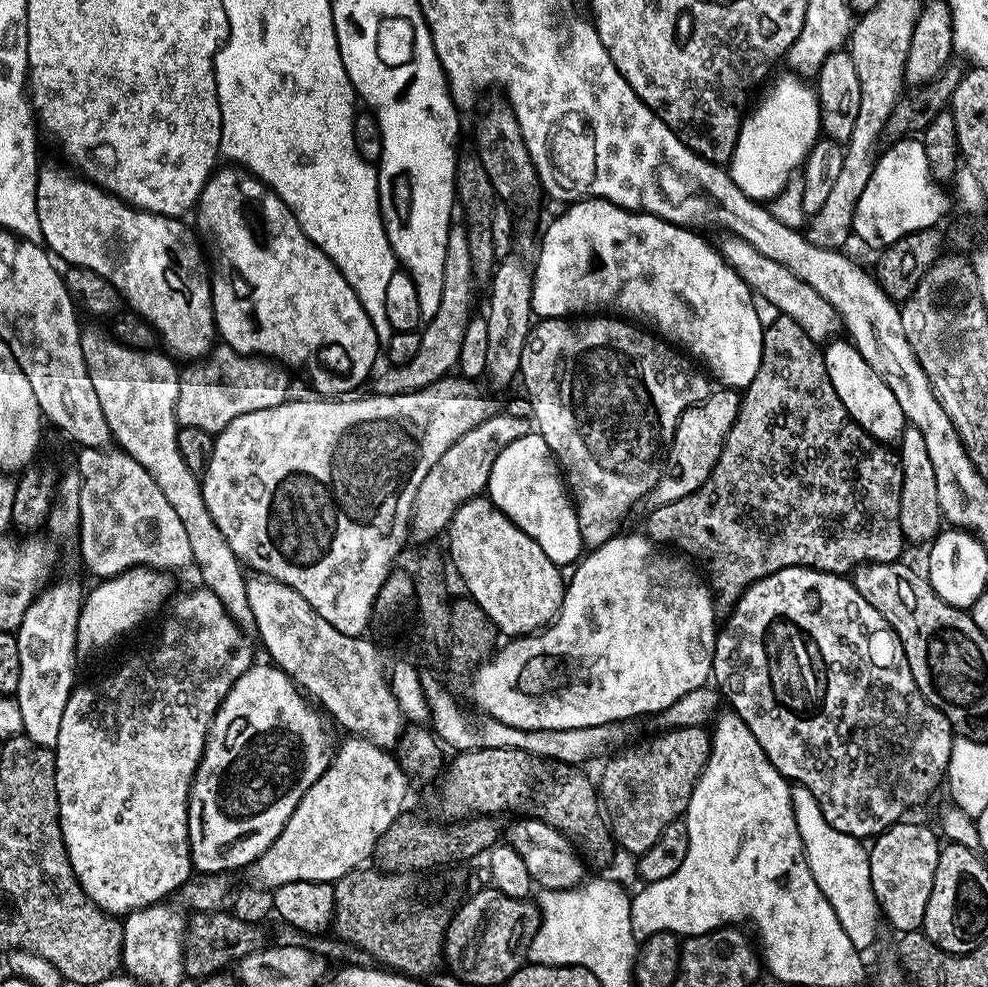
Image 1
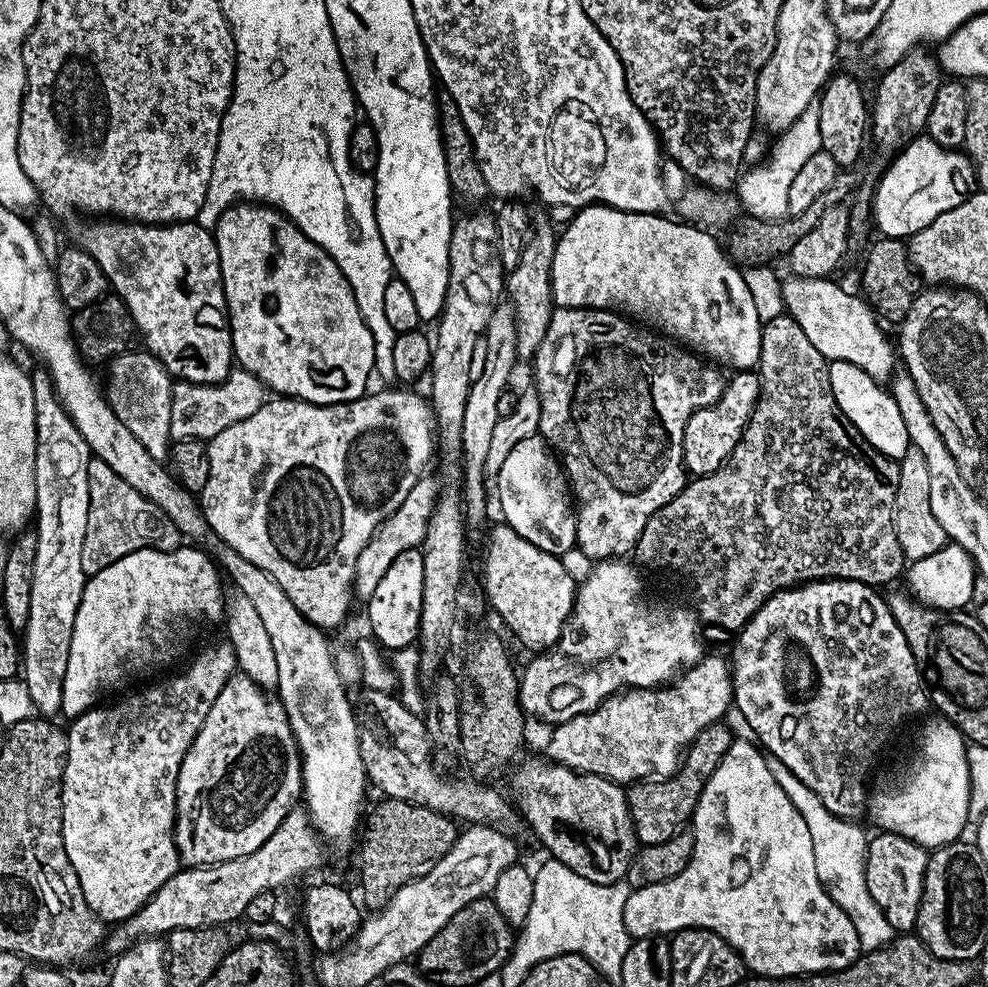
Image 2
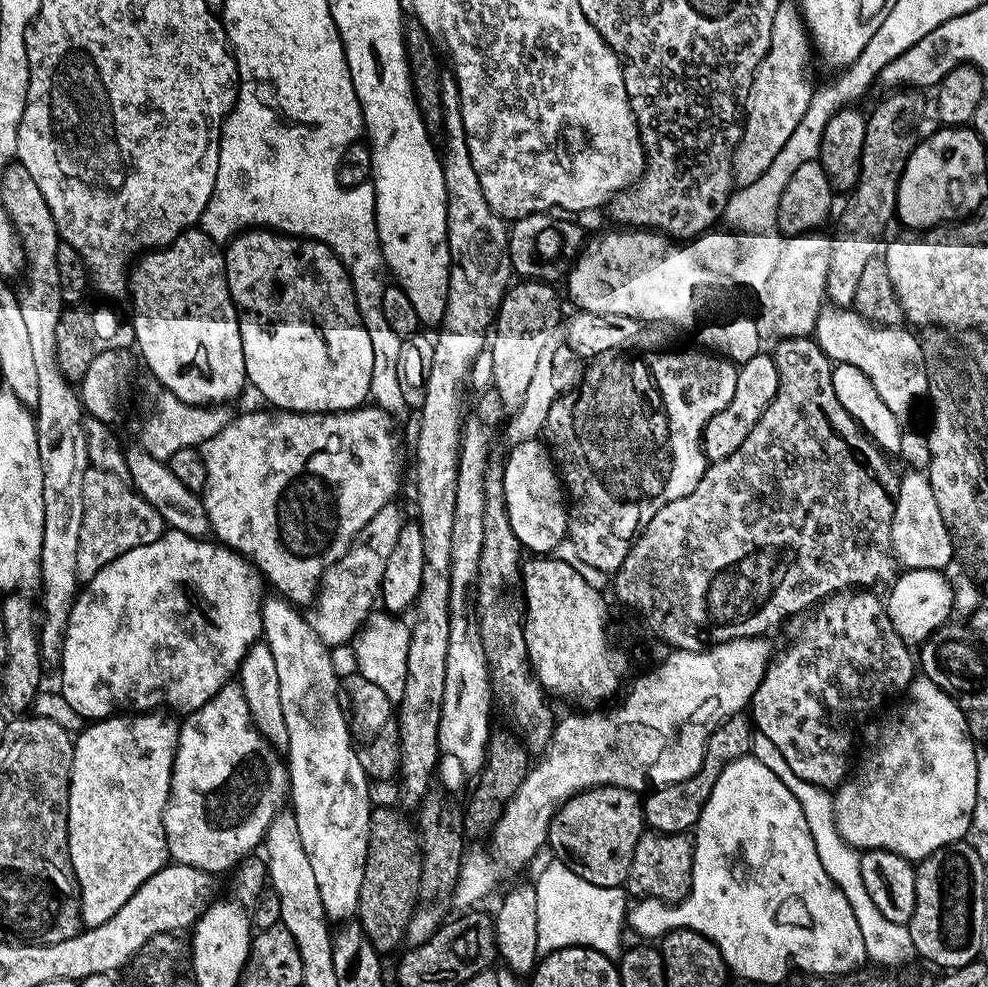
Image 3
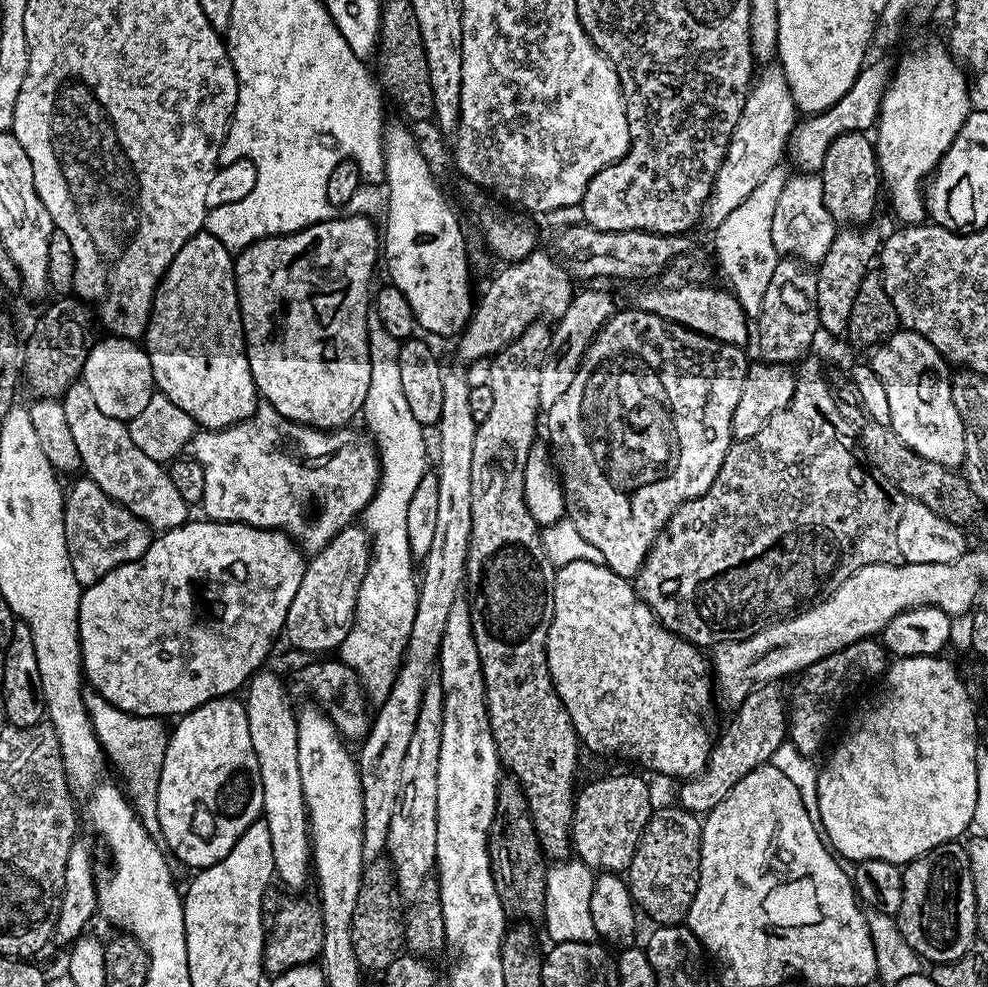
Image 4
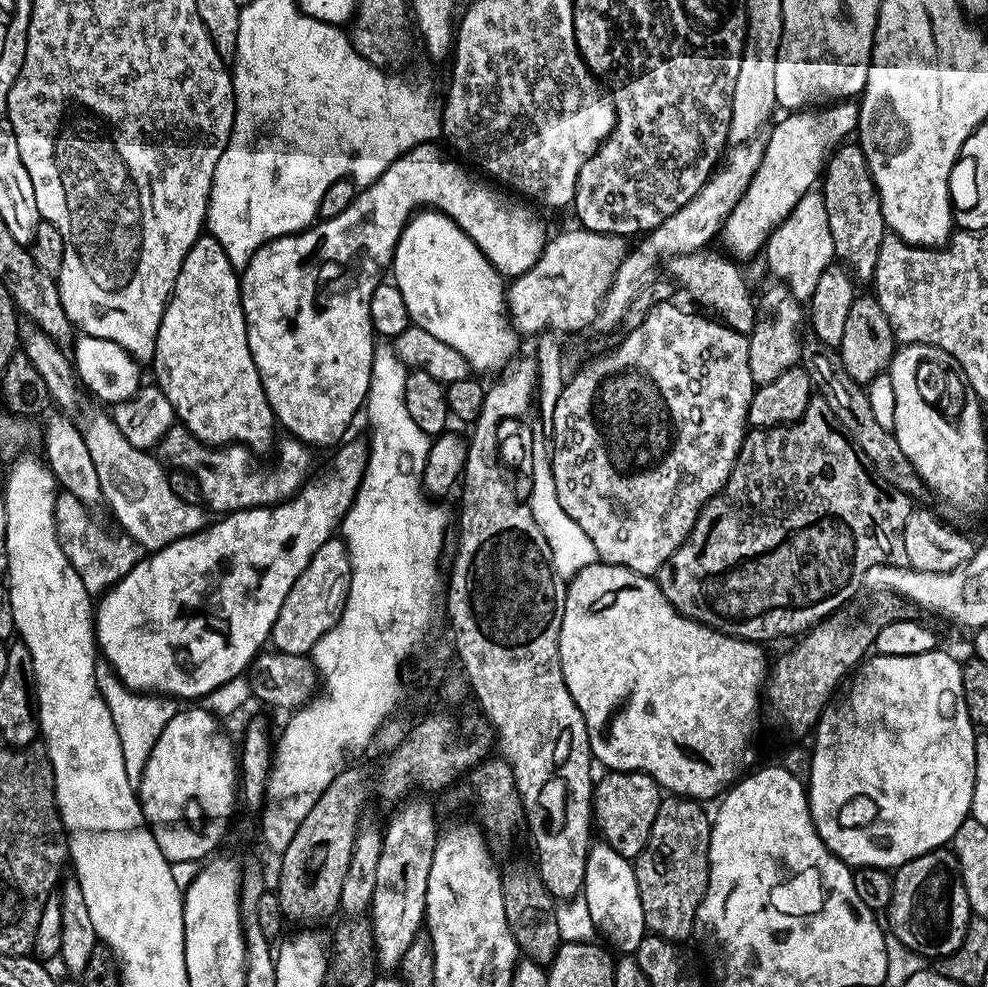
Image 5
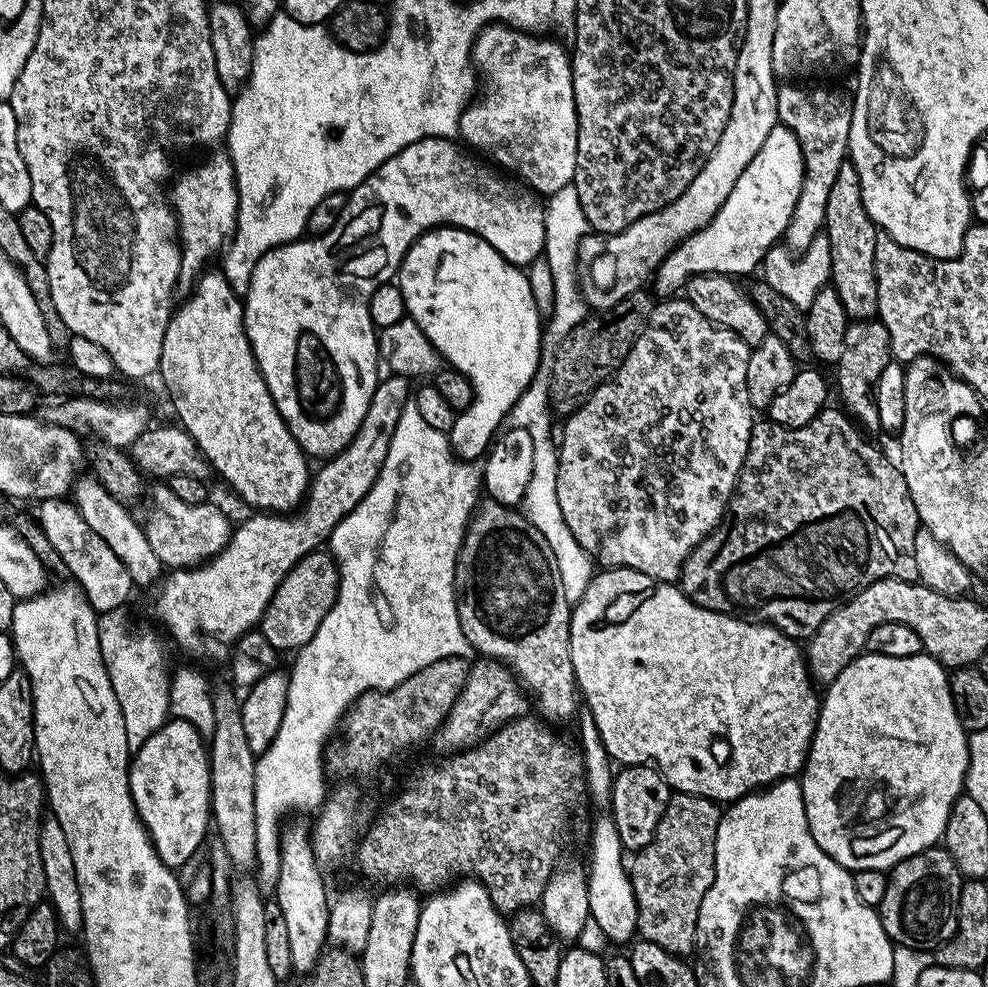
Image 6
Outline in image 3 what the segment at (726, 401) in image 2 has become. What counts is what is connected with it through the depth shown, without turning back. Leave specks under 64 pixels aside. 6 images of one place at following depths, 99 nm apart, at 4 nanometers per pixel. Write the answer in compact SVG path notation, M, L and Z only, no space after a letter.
M761 350L754 358L750 358L736 370L736 385L734 386L734 398L726 406L726 410L718 410L714 418L704 428L704 454L709 461L715 462L730 458L742 442L746 442L746 434L754 430L758 418L766 414L766 406L774 402L774 394L778 394L778 368L774 366L771 355Z

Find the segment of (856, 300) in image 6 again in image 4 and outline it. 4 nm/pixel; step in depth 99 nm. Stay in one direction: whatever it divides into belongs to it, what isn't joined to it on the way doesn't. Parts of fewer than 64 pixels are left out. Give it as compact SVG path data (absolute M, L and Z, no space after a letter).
M844 132L826 150L824 165L818 173L822 178L822 194L826 210L840 226L864 226L876 212L876 195L881 195L880 167L876 161L876 145L871 135Z

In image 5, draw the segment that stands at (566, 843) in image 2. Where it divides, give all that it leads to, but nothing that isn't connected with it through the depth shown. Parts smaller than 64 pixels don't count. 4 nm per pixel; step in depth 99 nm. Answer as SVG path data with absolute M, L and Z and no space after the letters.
M609 771L595 781L592 794L592 819L599 839L610 845L618 854L635 858L646 846L658 806L662 799L662 789L656 779L647 772Z

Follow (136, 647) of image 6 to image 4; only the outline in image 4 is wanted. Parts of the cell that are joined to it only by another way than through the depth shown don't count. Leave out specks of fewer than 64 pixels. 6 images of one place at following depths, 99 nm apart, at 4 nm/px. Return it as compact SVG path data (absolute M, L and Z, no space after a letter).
M91 690L84 692L84 708L92 720L92 729L105 751L105 757L125 779L122 779L122 782L129 797L129 804L146 832L157 843L161 843L163 836L161 823L158 821L157 790L169 738L168 728L164 726L165 721L159 717L130 715L129 712L118 710Z

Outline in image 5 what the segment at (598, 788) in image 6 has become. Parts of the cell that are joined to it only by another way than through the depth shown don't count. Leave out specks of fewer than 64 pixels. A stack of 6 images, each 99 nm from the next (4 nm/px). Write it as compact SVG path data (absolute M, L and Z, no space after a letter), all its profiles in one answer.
M597 841L588 850L583 884L582 899L589 907L596 930L611 941L608 942L609 947L617 953L634 954L648 934L641 895L638 894L635 865L629 857L618 854L610 845Z

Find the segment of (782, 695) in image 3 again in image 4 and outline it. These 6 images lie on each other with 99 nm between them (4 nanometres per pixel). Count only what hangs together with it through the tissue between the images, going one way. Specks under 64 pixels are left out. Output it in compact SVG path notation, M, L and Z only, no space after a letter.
M869 638L854 642L804 669L799 677L800 685L797 686L796 693L790 696L790 703L786 708L790 743L798 746L802 755L815 757L814 754L823 746L844 699L855 688L862 687L867 680L872 680L875 676L883 677L888 671L889 663L890 656L883 643L879 639Z

